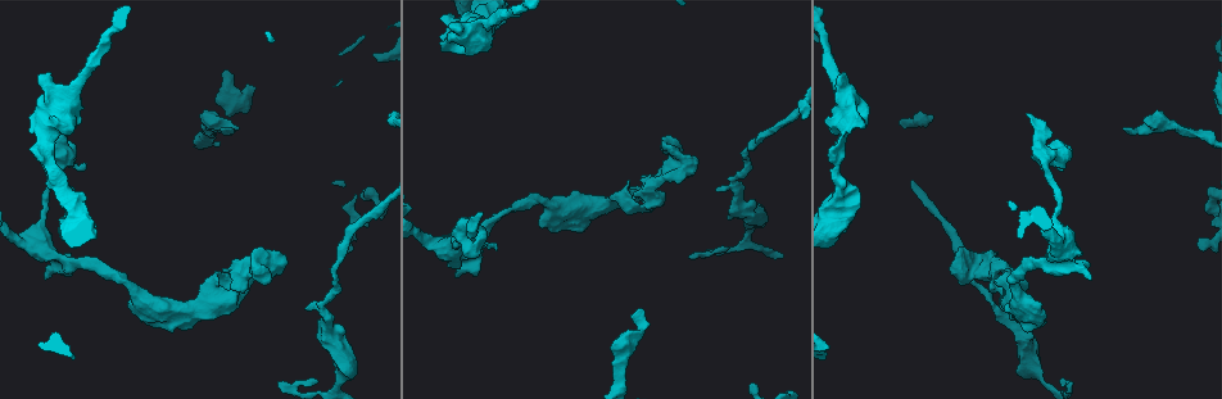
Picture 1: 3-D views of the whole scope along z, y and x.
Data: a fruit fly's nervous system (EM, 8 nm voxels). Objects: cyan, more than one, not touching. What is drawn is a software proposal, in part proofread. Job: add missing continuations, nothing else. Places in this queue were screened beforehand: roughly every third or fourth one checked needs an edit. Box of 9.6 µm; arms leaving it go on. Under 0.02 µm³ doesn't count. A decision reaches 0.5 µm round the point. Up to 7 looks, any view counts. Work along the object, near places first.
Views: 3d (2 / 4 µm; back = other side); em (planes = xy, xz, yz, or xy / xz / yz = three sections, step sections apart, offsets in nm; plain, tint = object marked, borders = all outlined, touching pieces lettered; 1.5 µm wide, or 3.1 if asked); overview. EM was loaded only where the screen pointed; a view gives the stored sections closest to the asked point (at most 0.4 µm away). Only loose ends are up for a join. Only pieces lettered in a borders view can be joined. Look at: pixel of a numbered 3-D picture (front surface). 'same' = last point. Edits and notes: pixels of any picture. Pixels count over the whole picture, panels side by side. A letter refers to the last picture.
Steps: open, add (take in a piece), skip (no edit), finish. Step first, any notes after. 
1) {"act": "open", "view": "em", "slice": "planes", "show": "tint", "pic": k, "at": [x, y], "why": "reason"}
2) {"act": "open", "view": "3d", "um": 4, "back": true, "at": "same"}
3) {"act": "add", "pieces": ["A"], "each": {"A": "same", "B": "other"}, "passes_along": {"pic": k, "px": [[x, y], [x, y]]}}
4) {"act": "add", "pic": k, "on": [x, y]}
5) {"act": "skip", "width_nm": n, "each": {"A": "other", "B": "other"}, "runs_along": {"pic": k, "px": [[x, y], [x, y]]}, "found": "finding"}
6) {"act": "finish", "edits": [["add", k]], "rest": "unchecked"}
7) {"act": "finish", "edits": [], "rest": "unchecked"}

{"act": "open", "view": "3d", "um": 4, "pic": 1, "at": [679, 184], "why": "an open end"}

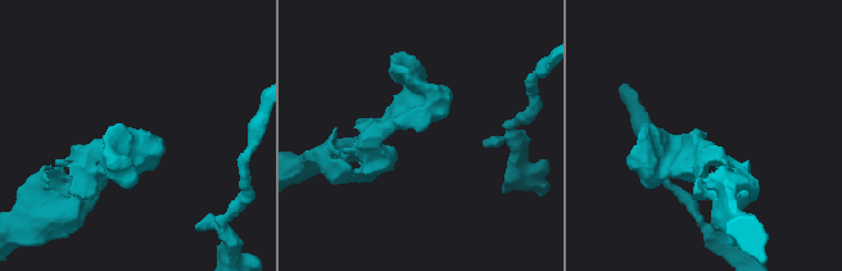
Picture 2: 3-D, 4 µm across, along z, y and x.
{"act": "open", "view": "em", "slice": "planes", "show": "plain", "pic": 2, "at": [703, 132], "why": "need the tissue"}

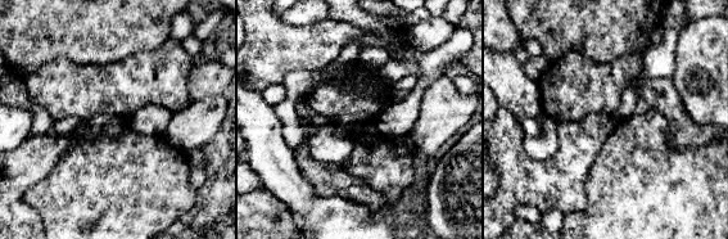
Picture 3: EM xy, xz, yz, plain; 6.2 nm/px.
{"act": "open", "view": "em", "slice": "planes", "show": "borders", "at": "same"}

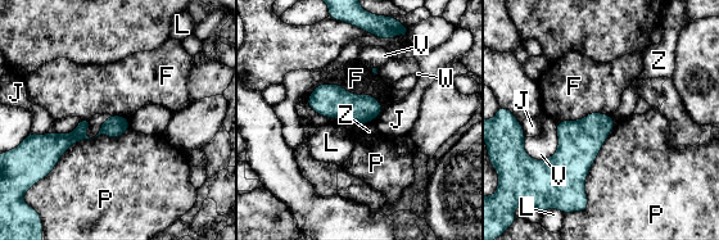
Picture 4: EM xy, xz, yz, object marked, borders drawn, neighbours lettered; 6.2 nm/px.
{"act": "skip", "each": {"F": "other", "J": "other", "L": "other", "P": "other", "V": "other", "W": "other", "Z": "other"}, "found": "no lettered piece goes on from it"}

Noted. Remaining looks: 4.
{"act": "open", "view": "em", "slice": "xy", "step": 8, "show": "borders", "pic": 1, "at": [858, 204], "why": "branch stops here"}

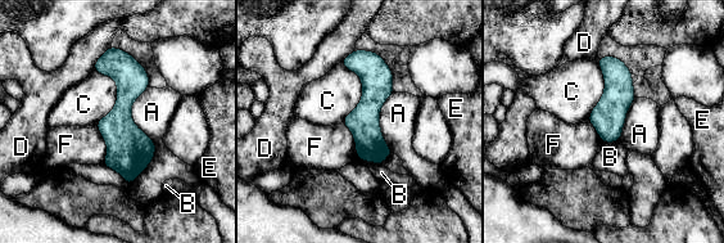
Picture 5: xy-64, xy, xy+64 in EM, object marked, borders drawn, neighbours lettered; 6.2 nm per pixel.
{"act": "open", "view": "em", "slice": "planes", "show": "borders", "at": "same"}

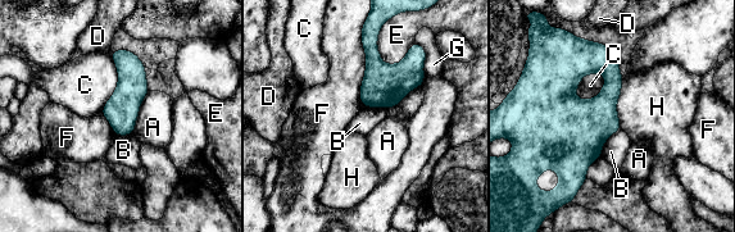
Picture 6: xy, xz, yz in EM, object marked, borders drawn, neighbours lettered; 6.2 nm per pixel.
{"act": "skip", "each": {"A": "other", "B": "other", "C": "other", "D": "other", "E": "other", "F": "other", "G": "other", "H": "other"}, "found": "no lettered piece goes on from it"}

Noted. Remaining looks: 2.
{"act": "finish", "edits": [], "rest": "unchecked"}

